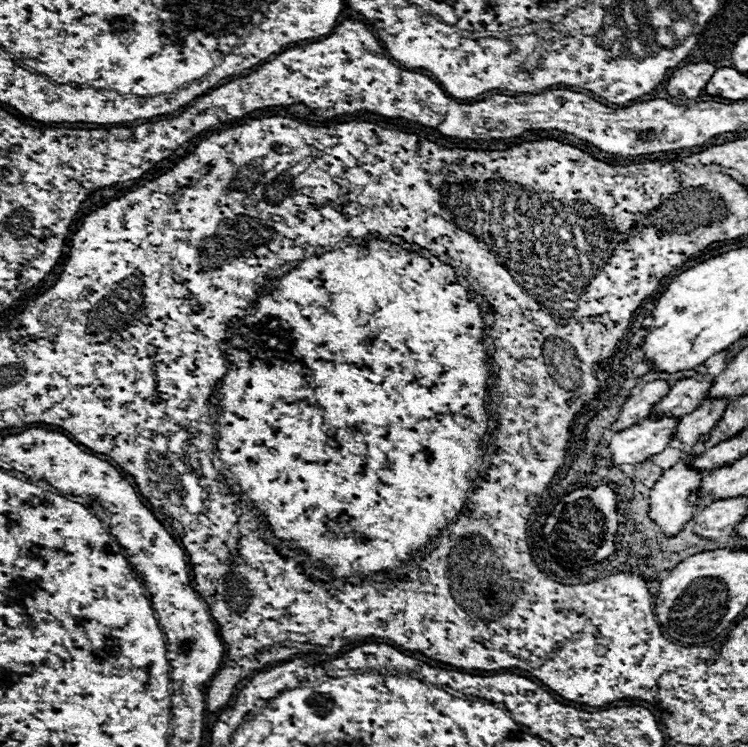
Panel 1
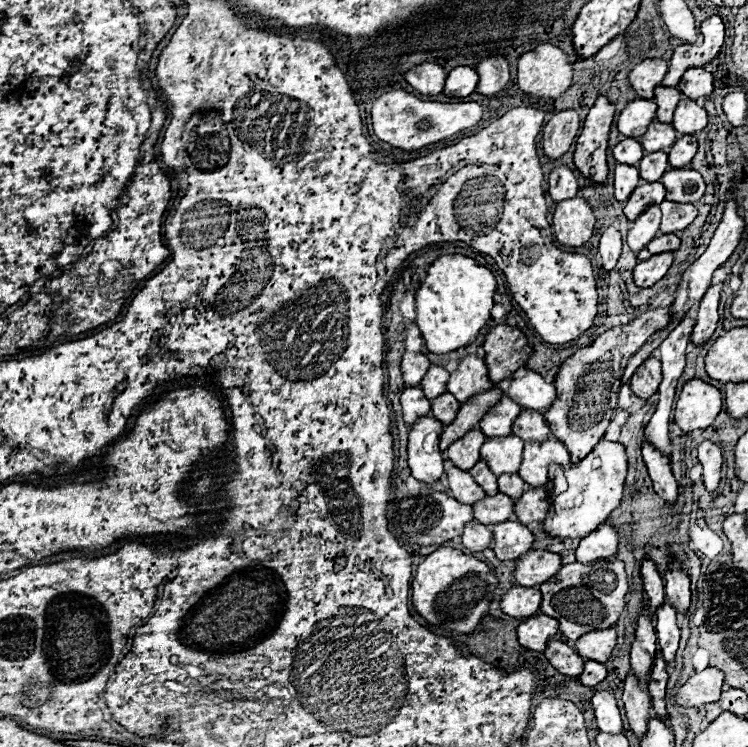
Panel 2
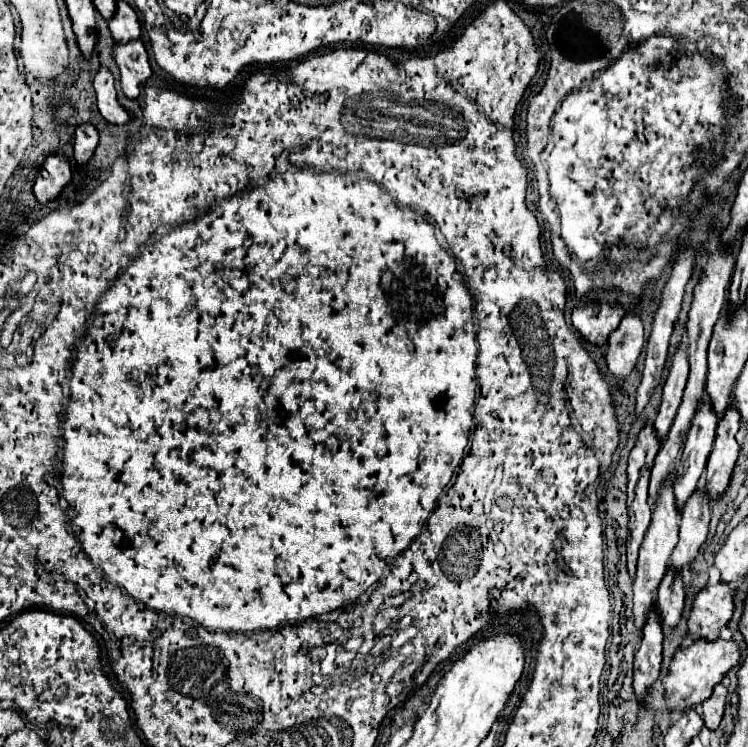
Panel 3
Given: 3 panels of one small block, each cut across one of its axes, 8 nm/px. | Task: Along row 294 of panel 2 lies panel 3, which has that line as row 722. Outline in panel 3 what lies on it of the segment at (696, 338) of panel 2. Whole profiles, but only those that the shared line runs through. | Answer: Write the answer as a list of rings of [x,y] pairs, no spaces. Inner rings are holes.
[[[718,684],[718,686],[714,686],[714,692],[712,692],[710,700],[702,704],[702,708],[704,708],[702,720],[704,720],[704,726],[706,726],[706,728],[710,728],[710,730],[716,730],[716,728],[718,728],[718,724],[720,724],[720,720],[722,720],[722,714],[724,714],[726,696],[728,696],[726,686]]]

